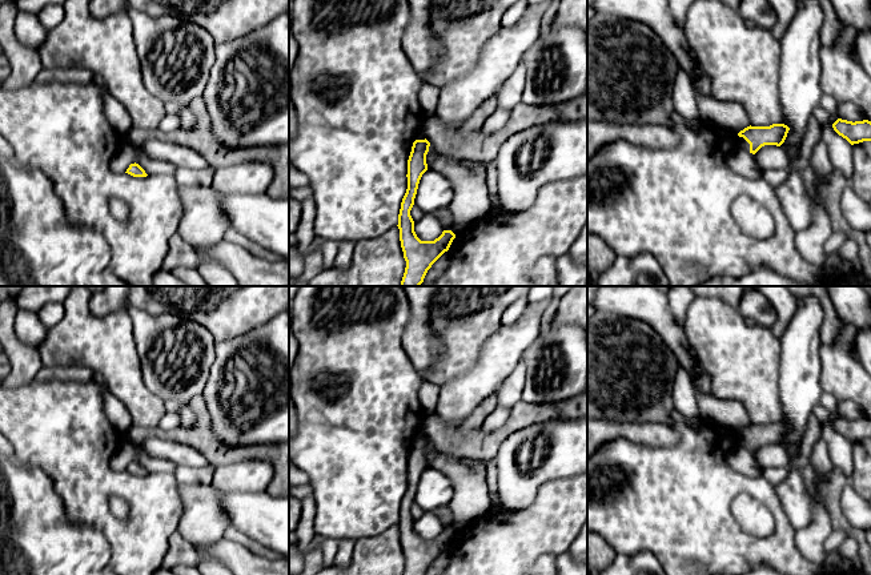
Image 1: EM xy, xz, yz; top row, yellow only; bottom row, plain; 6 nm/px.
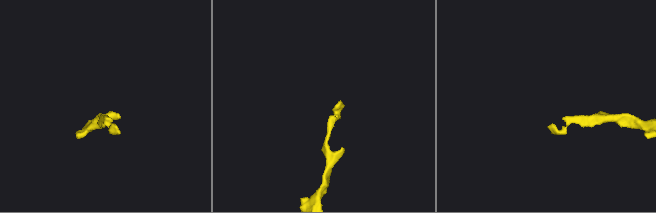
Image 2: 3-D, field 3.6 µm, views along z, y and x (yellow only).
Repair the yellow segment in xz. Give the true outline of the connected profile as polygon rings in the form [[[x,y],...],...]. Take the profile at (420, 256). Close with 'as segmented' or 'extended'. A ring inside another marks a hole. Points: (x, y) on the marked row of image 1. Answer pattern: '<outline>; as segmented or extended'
[[[416,140],[408,160],[408,189],[401,202],[398,214],[400,241],[406,261],[401,286],[420,286],[432,265],[449,250],[455,234],[443,230],[434,241],[421,241],[414,232],[414,221],[410,210],[414,205],[418,184],[428,170],[426,154],[430,142]]]; as segmented

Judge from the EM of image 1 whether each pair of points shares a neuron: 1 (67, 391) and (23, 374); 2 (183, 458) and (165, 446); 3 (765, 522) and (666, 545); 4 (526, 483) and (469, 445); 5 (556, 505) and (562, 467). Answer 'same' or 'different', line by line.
1: different
2: same
3: different
4: different
5: different

